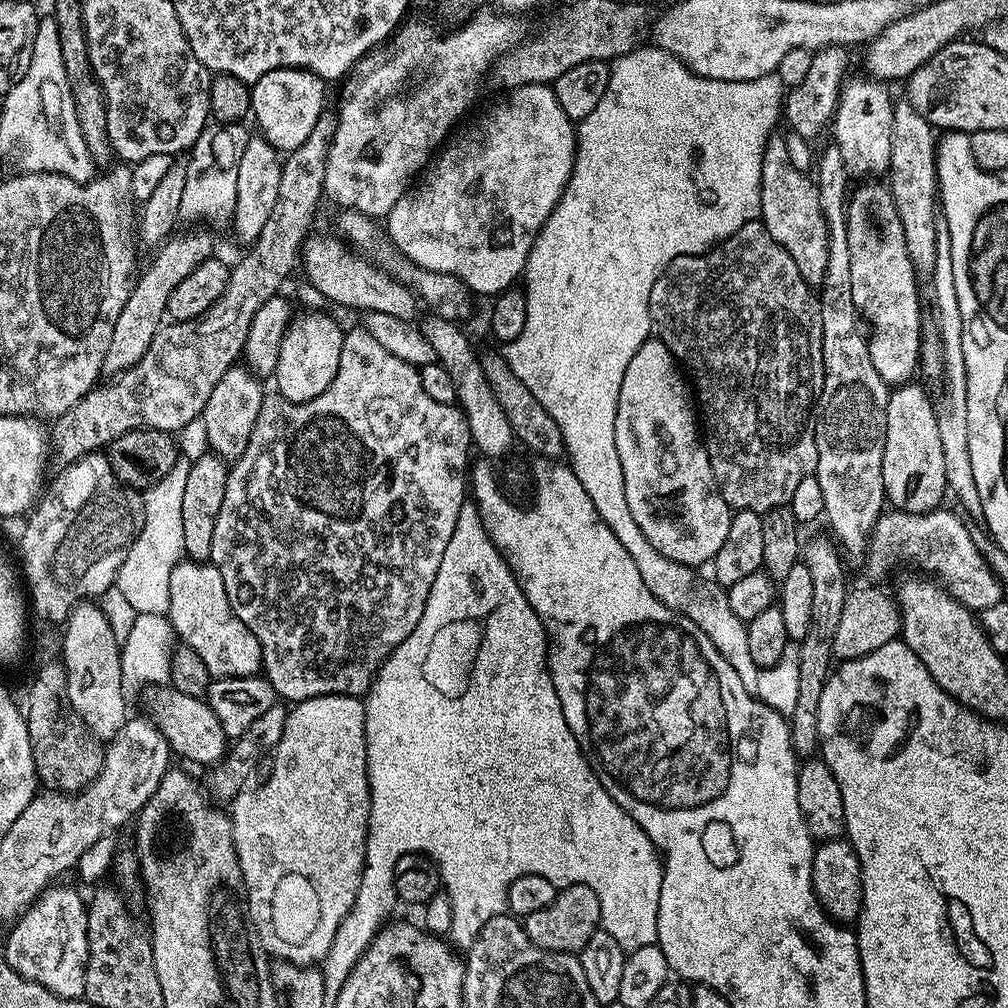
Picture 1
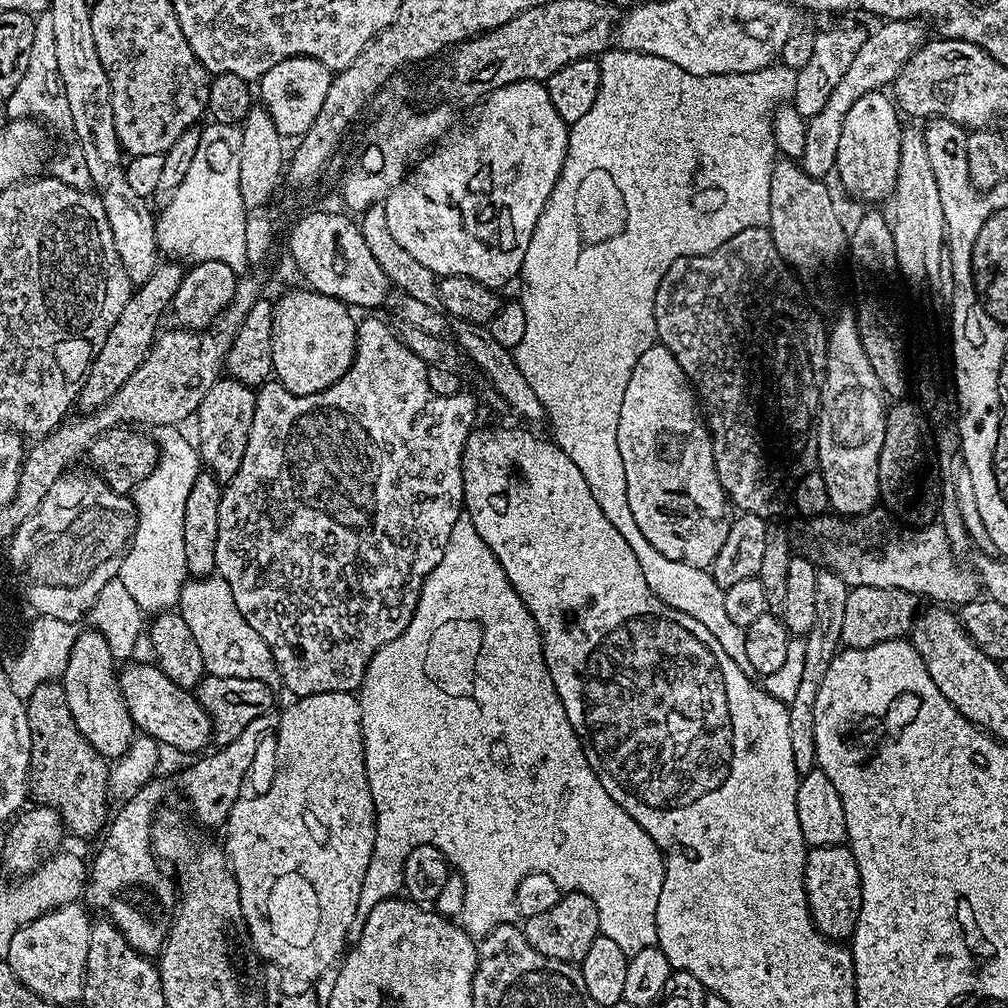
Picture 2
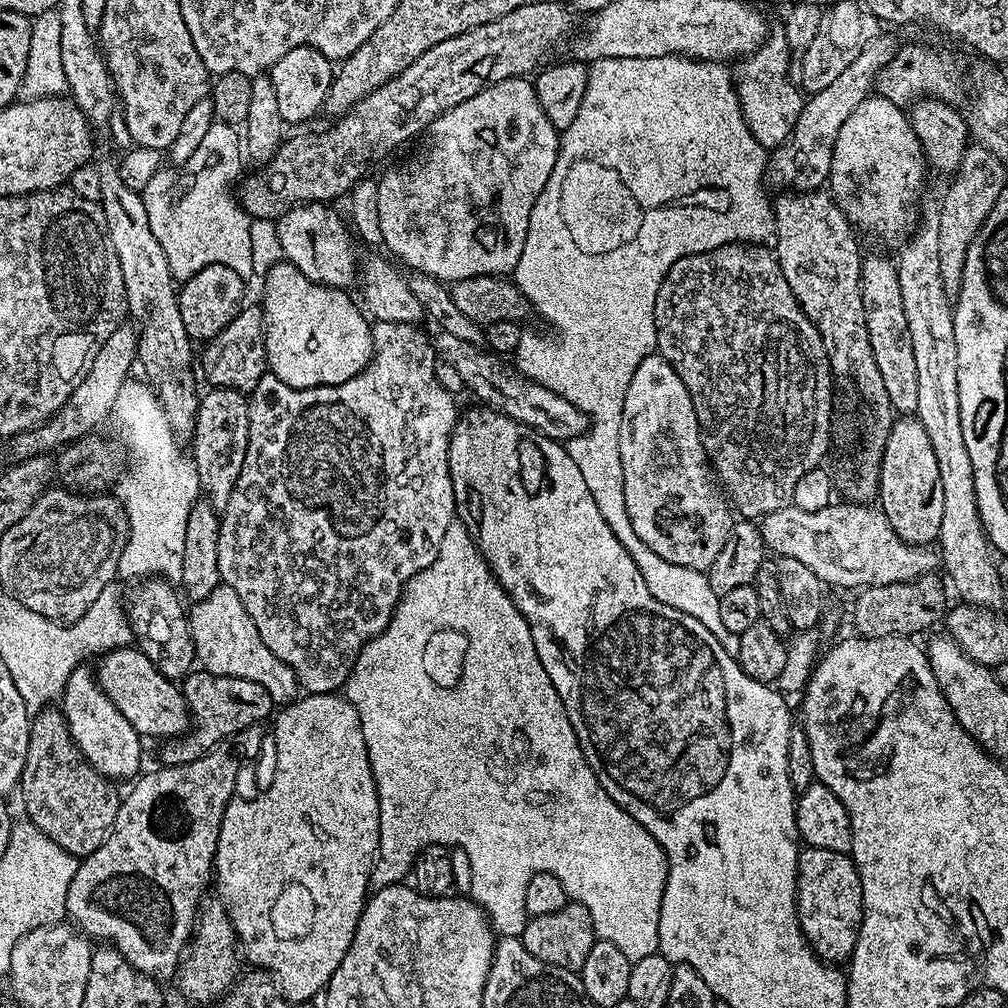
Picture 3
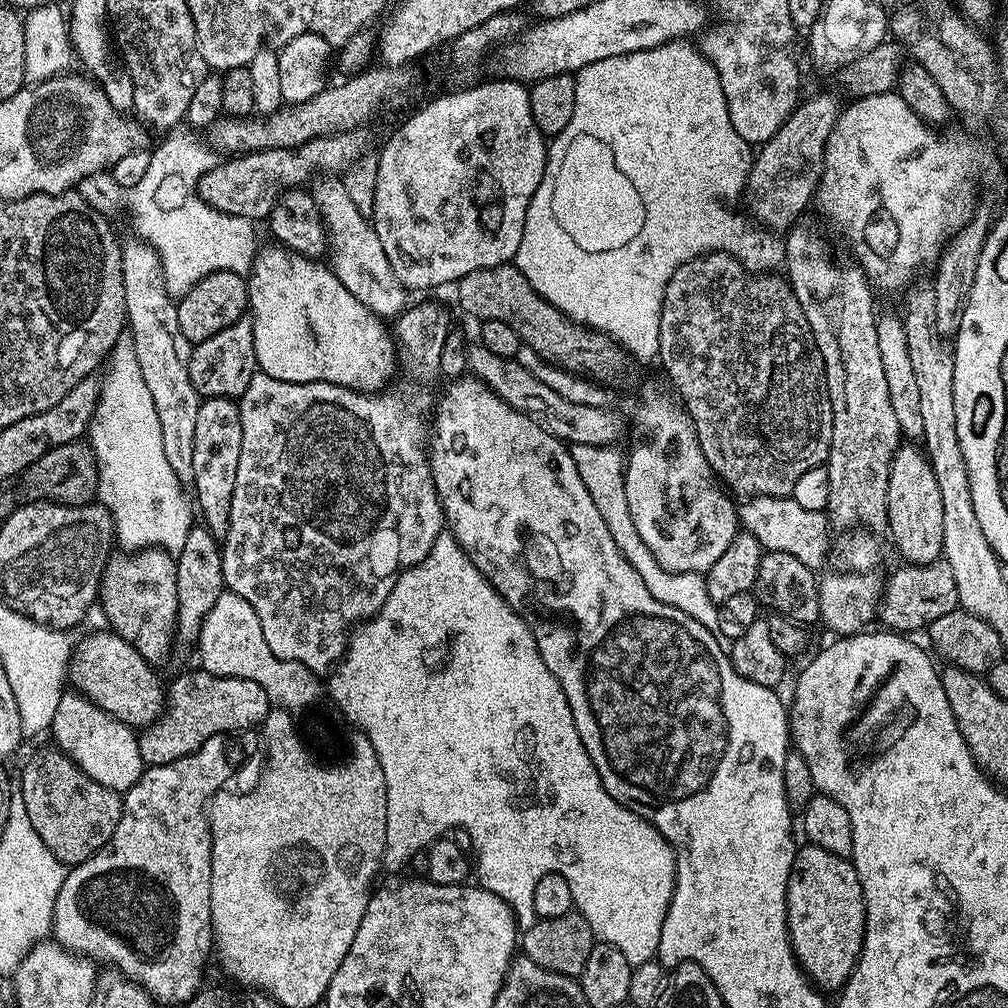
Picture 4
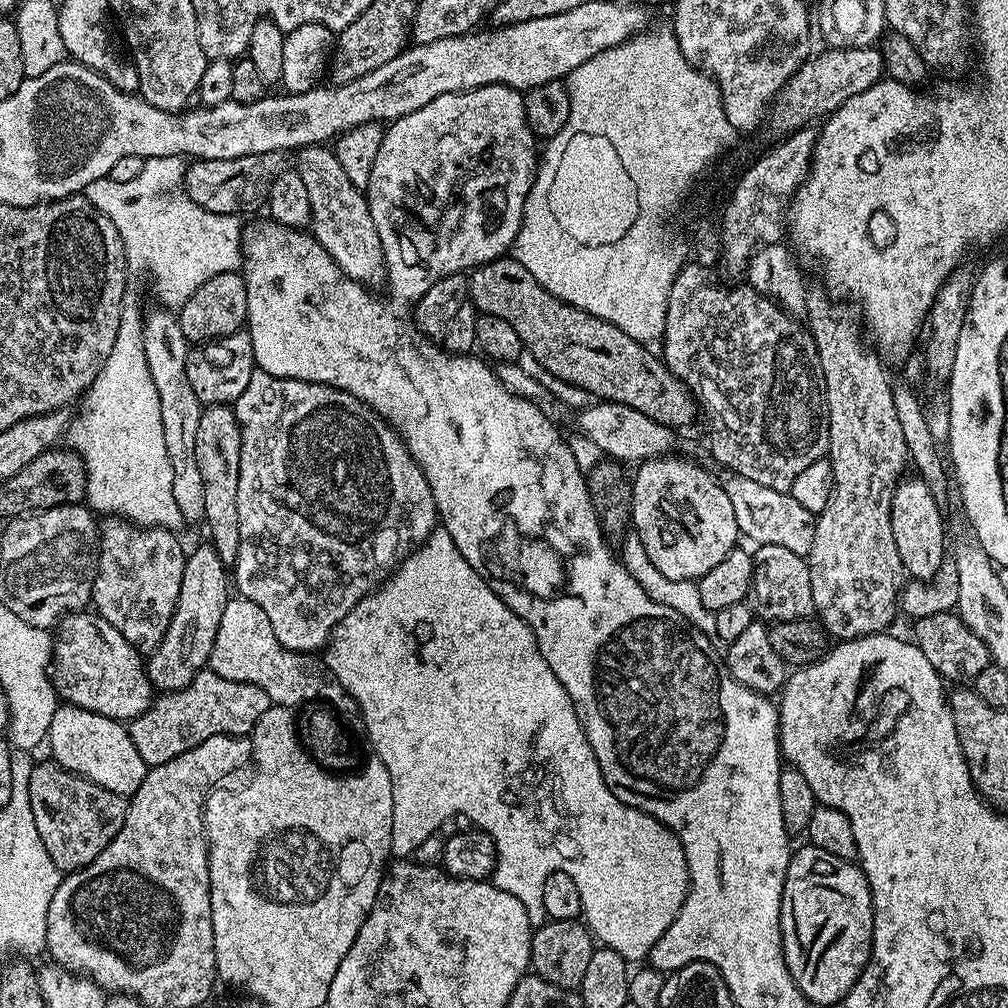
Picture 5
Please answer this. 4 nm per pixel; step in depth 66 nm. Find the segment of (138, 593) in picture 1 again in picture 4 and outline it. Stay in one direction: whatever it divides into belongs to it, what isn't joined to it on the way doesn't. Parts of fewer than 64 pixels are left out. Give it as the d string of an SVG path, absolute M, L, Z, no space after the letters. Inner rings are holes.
M121 334L116 340L107 368L100 385L100 401L86 433L86 443L91 446L98 466L99 503L112 516L115 543L119 547L121 544L125 553L162 548L179 554L182 546L186 546L186 534L194 526L194 512L184 501L185 485L170 470L170 462L166 462L162 426L158 426L154 398L150 398L146 378L142 378L131 335Z

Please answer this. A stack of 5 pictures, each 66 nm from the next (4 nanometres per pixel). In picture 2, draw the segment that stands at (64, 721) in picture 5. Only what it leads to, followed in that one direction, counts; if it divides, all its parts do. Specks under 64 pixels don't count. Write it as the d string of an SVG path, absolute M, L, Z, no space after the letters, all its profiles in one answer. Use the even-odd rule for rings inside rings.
M95 630L81 631L70 651L62 683L66 690L66 706L74 714L74 726L82 730L82 738L106 758L119 758L131 746L134 725L124 696L120 693L118 661L112 656L110 646L102 633Z

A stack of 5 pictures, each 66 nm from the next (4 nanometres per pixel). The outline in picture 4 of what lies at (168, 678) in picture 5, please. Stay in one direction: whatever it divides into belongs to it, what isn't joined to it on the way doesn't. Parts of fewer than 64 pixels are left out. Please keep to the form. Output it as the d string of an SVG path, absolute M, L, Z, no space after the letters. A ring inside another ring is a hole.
M193 526L186 534L186 546L175 557L176 585L178 586L178 614L176 615L175 643L195 645L200 638L202 622L214 606L214 602L225 591L222 574L222 548L203 526Z

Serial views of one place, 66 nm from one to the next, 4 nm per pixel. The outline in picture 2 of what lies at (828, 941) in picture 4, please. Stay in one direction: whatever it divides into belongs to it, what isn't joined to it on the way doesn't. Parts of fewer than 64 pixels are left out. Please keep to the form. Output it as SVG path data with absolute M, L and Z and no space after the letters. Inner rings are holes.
M838 844L811 849L804 861L804 889L819 932L829 940L851 941L860 913L860 875L852 849Z

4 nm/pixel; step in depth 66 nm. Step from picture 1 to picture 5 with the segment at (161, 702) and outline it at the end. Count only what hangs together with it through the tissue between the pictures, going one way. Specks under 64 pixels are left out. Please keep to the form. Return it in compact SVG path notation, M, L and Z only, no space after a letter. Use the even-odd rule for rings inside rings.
M95 611L71 612L65 616L54 629L54 643L52 646L52 663L50 669L52 685L56 695L65 704L73 704L82 710L90 710L94 714L102 714L111 720L131 722L136 716L141 716L154 699L154 689L150 678L146 660L141 653L106 618L97 616Z

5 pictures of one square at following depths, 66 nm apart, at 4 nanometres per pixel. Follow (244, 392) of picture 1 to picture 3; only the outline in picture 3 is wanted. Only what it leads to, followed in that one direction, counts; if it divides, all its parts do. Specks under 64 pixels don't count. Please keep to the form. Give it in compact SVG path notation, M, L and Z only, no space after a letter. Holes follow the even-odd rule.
M209 387L207 391L200 396L196 411L196 429L190 437L190 455L196 463L201 493L213 508L223 510L230 502L230 494L238 482L238 474L242 474L242 462L246 458L250 434L248 397L233 388Z

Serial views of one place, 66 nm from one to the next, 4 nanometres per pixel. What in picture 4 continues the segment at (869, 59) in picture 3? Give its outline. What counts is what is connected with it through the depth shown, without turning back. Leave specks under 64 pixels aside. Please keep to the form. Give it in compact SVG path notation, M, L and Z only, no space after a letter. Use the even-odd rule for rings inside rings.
M812 96L808 101L806 100L797 103L795 110L789 114L788 121L778 130L778 134L774 134L774 138L759 145L748 175L748 185L744 188L746 208L752 219L777 234L787 233L797 223L796 218L800 211L808 203L813 203L816 189L819 188L820 179L824 173L826 142L842 111L842 104L839 104L832 96Z

